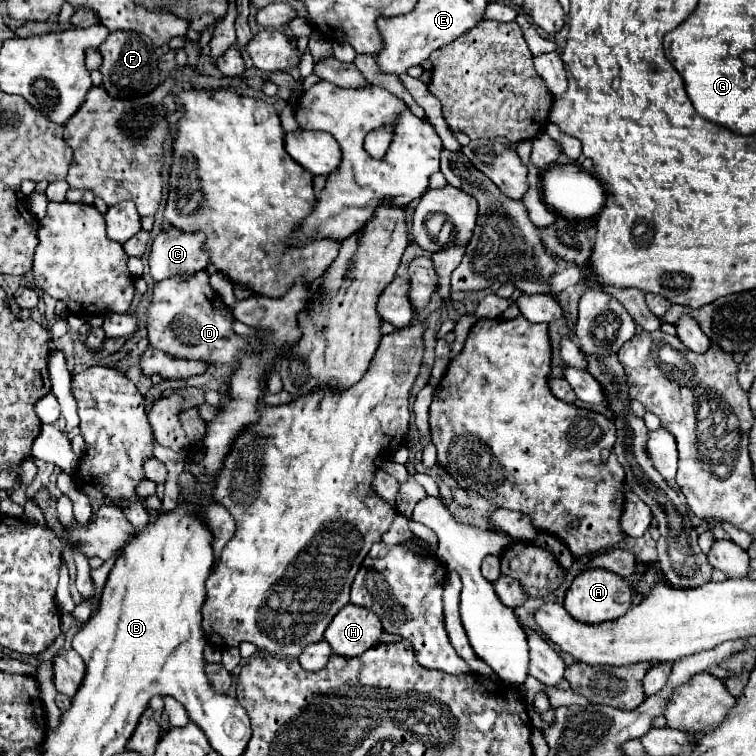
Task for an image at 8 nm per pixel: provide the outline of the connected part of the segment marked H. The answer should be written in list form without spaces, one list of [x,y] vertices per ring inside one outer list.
[[[357,605],[343,607],[331,621],[325,633],[325,641],[333,653],[343,657],[355,657],[379,643],[383,633],[381,621],[373,611]]]

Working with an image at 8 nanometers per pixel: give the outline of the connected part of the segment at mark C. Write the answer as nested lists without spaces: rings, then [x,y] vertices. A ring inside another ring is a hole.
[[[175,227],[163,231],[151,245],[149,271],[155,281],[163,281],[173,275],[191,277],[205,271],[209,255],[203,251],[205,233],[183,233]]]

